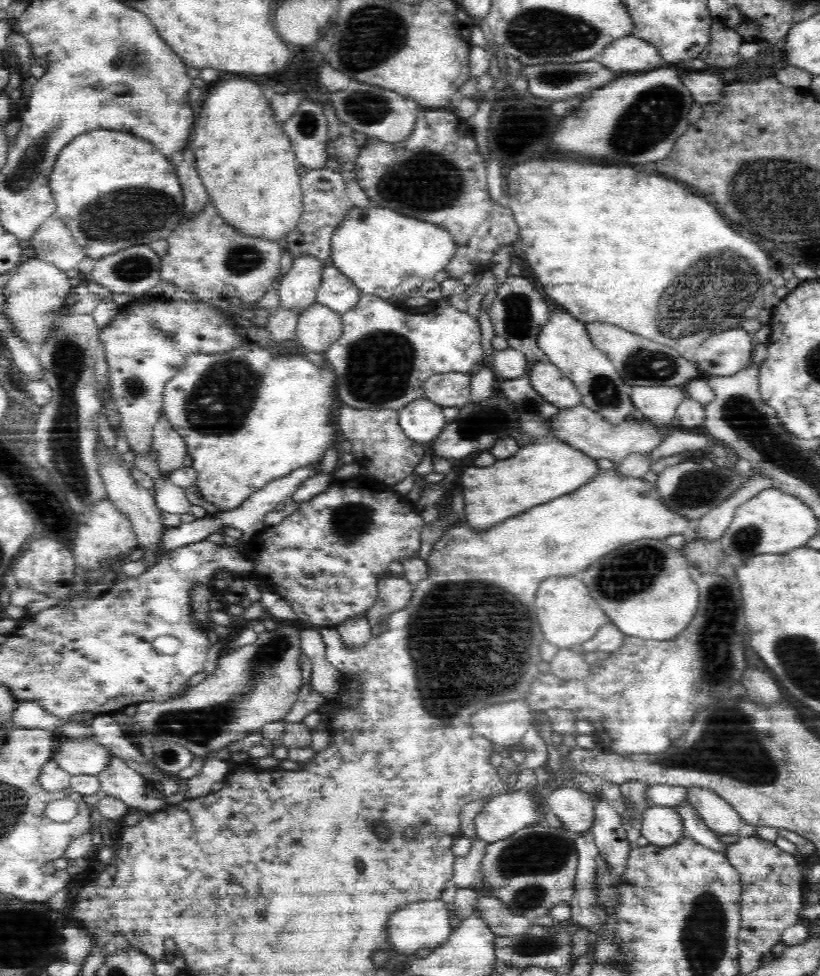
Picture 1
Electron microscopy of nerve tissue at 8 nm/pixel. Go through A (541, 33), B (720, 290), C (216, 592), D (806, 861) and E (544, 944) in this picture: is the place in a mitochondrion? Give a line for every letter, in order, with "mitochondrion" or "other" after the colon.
A: mitochondrion
B: mitochondrion
C: other
D: other
E: mitochondrion

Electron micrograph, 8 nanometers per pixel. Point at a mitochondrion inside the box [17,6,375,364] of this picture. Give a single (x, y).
(127, 215)

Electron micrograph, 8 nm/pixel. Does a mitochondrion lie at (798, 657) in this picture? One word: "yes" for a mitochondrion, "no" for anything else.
yes

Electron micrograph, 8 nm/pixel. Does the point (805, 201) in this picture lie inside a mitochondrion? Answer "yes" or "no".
yes

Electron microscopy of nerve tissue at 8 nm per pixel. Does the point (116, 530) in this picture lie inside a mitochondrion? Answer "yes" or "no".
no

